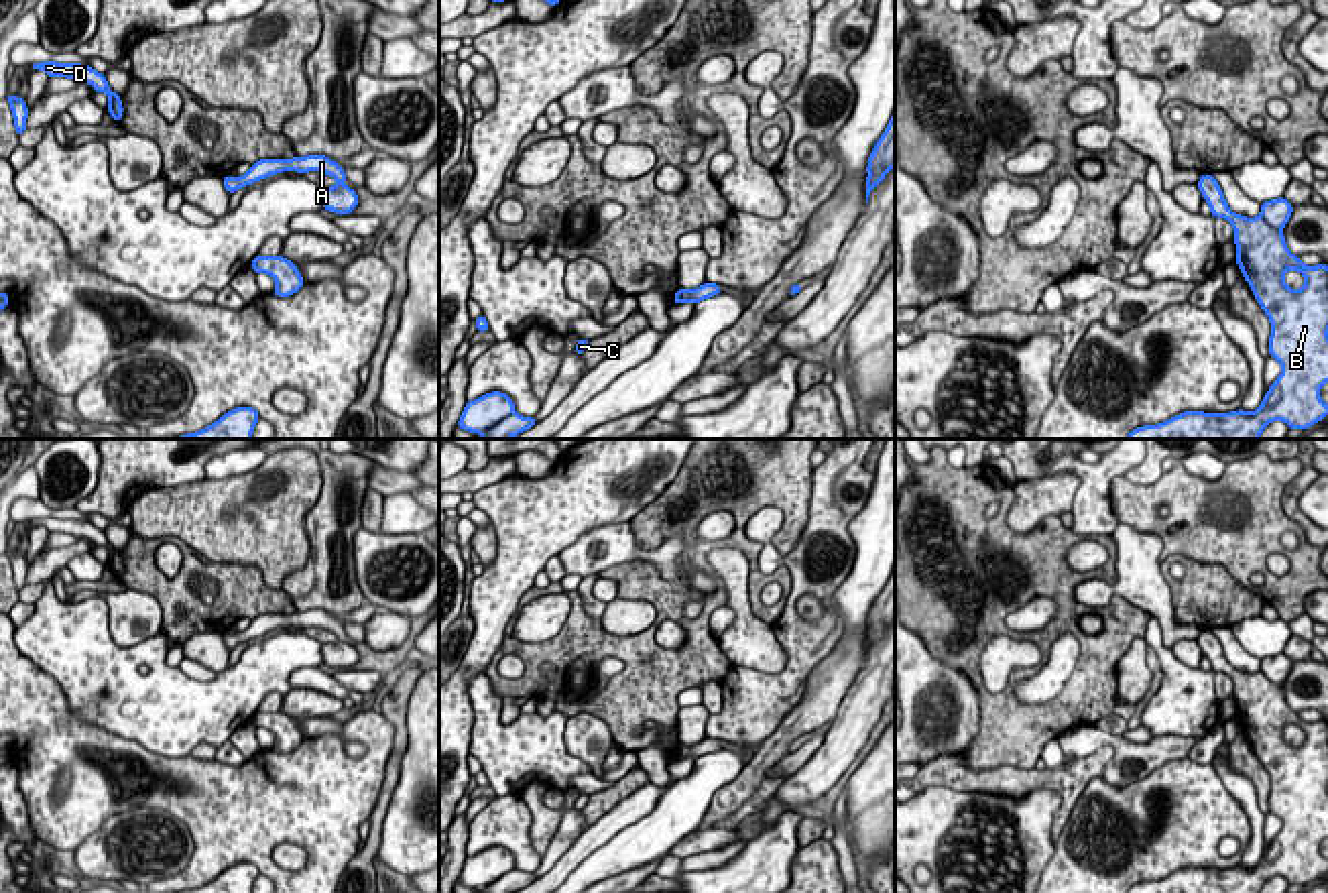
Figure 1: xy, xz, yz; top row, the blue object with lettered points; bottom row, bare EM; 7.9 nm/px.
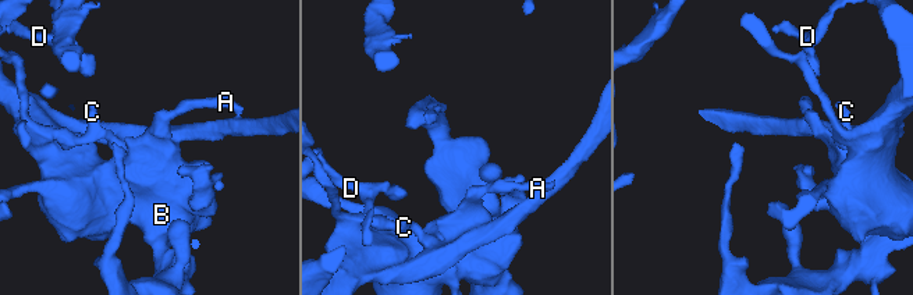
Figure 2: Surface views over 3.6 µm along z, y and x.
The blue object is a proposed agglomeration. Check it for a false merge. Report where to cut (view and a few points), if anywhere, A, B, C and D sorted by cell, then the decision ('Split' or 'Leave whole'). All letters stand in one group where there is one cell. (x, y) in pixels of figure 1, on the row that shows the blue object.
No split. Groups: A B C D. Leave whole

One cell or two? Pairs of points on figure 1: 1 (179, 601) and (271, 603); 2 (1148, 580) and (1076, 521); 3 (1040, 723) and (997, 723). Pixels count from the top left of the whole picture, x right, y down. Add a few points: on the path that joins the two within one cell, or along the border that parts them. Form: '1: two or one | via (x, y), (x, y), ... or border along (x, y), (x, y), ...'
1: one | via (202, 611), (224, 611), (232, 603), (249, 603)
2: one | via (1137, 558), (1137, 552), (1111, 525), (1099, 521)
3: one | via (1030, 723), (1007, 723)

